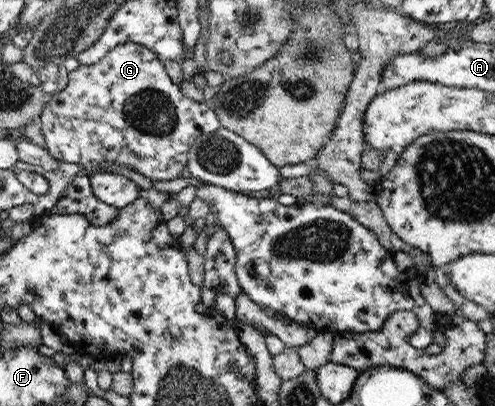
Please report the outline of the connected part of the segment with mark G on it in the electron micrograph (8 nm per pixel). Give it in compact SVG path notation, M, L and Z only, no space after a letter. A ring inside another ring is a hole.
M127 42L112 48L101 58L96 64L86 66L80 65L75 70L68 72L68 84L64 90L56 92L52 96L52 100L44 106L41 110L40 128L44 135L44 142L46 143L45 149L58 161L65 160L66 162L78 163L83 168L89 168L96 172L111 172L112 169L109 167L110 164L118 164L118 166L124 166L124 168L132 168L136 172L140 172L150 178L151 182L154 183L156 180L174 180L174 178L180 178L181 172L187 166L187 160L189 157L189 150L192 143L202 134L210 134L221 127L220 121L216 116L216 113L204 102L195 102L190 98L184 96L181 90L181 86L175 84L170 78L170 75L166 72L163 60L159 59L153 50L146 48L141 44L135 42Z

